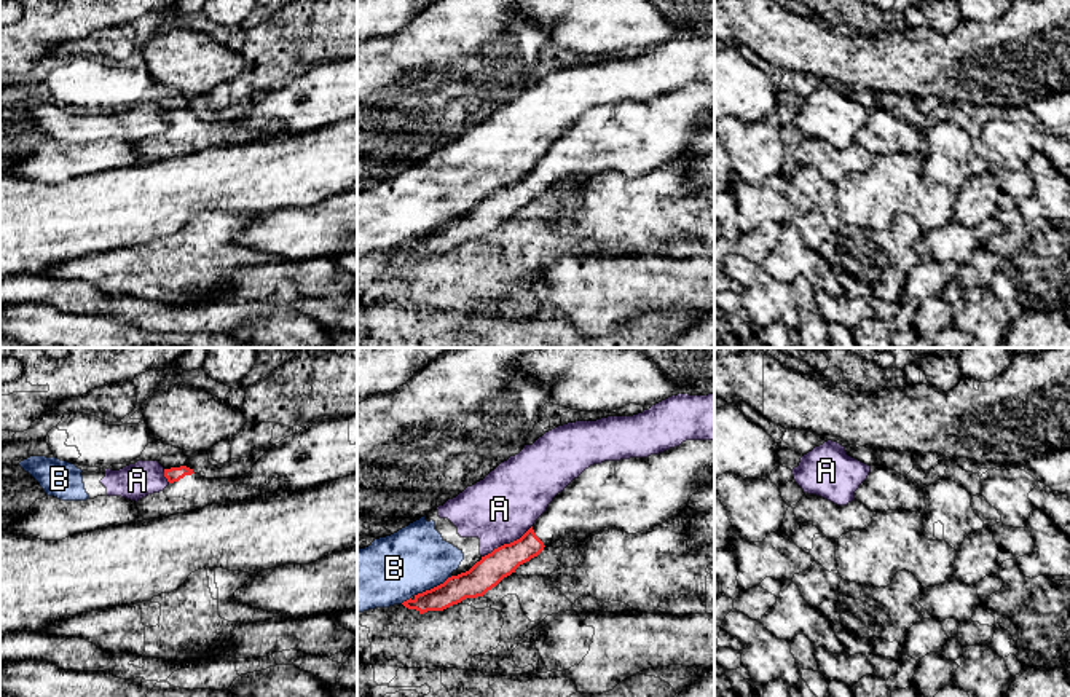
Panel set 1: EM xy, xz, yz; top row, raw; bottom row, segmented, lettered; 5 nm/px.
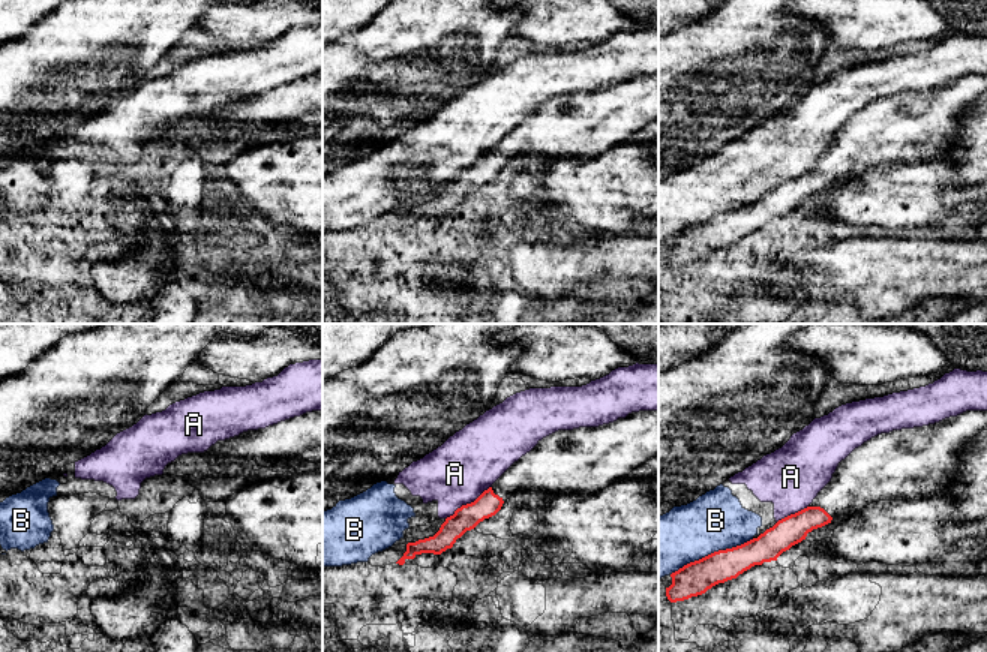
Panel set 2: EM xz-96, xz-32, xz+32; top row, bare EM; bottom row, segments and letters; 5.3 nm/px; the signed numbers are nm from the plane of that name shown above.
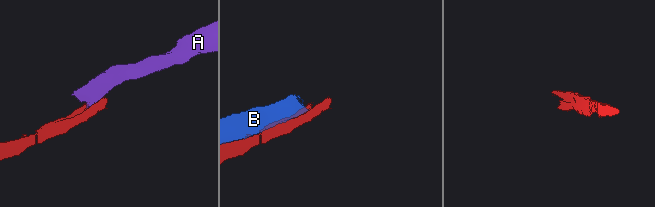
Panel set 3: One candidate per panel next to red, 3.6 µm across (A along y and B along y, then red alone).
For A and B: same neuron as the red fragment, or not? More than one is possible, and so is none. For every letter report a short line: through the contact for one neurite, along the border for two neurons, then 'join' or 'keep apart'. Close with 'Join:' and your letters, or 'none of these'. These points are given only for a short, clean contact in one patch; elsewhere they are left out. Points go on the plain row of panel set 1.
A: line xz (531, 168), (519, 181), (495, 190), (482, 200); keep apart
B: keep apart
Join: none of these

